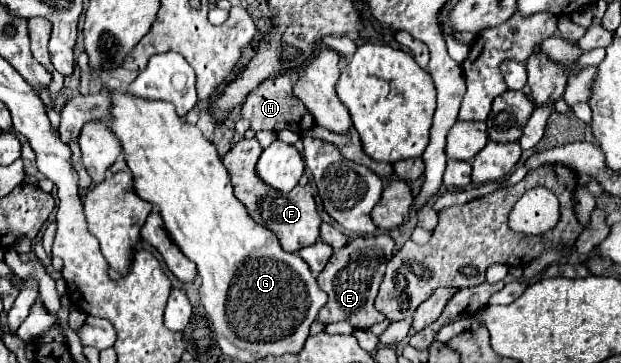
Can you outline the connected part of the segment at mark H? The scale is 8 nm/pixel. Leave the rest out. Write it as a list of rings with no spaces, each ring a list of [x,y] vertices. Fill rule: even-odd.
[[[295,71],[269,77],[247,97],[245,105],[241,107],[241,113],[245,119],[251,121],[253,131],[275,131],[277,133],[281,129],[291,129],[295,133],[303,133],[315,125],[311,113],[293,95],[293,83],[297,81],[297,77],[299,75]]]

